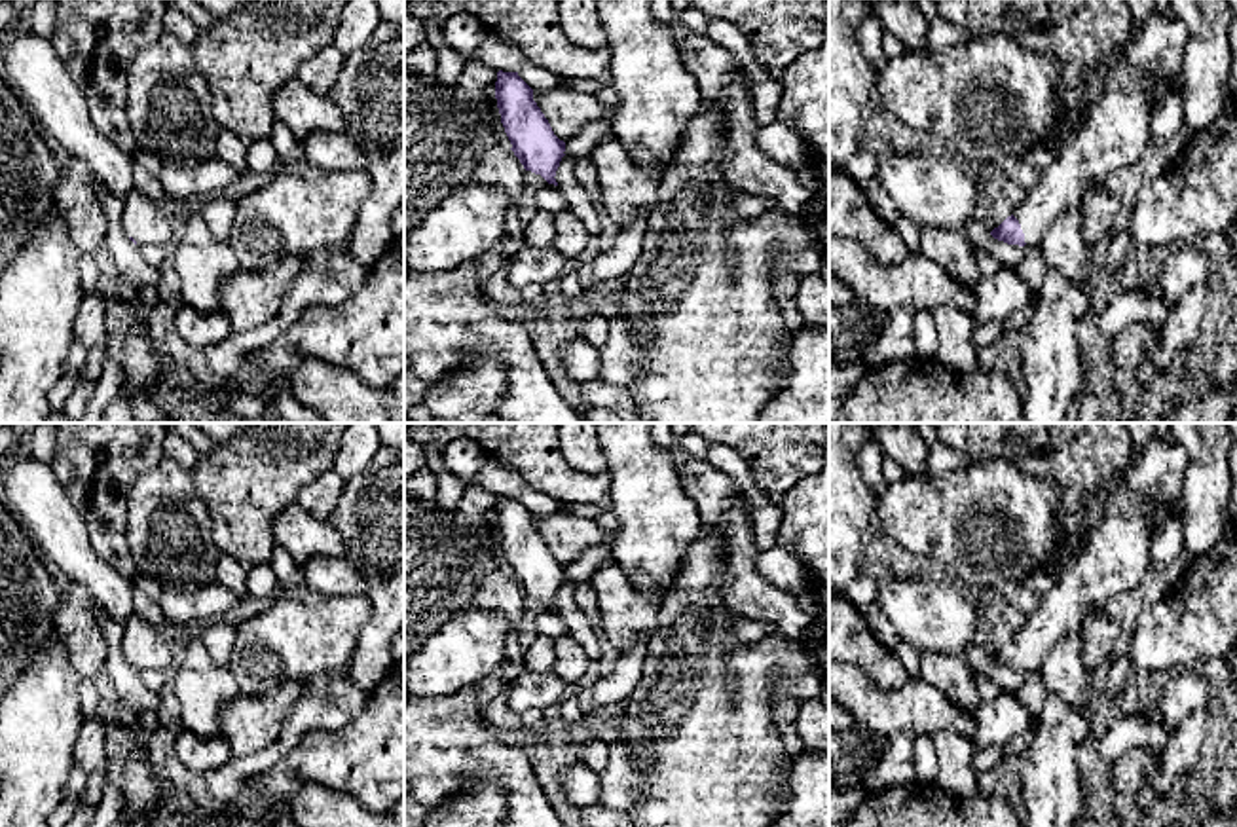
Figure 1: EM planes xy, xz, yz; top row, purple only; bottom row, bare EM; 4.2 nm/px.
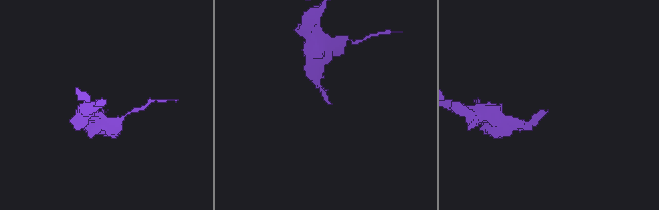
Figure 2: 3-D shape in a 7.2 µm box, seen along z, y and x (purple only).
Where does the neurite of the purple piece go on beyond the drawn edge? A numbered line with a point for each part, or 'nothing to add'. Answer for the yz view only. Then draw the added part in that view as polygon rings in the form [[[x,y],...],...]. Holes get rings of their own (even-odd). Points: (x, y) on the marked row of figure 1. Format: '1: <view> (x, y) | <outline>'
1: yz (1114, 131) | [[[1155,9],[1148,21],[1131,27],[1127,42],[1119,49],[1121,59],[1110,70],[1097,102],[1013,212],[1028,247],[1038,247],[1057,218],[1080,207],[1095,180],[1133,165],[1142,156],[1148,146],[1150,114],[1155,106],[1155,82],[1182,74],[1188,44],[1190,28],[1174,11]]]

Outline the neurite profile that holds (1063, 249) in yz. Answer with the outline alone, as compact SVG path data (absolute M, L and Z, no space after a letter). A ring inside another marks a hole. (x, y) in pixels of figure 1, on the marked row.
M1080 209L1066 211L1038 245L1045 264L1076 285L1089 283L1089 252L1081 239Z

